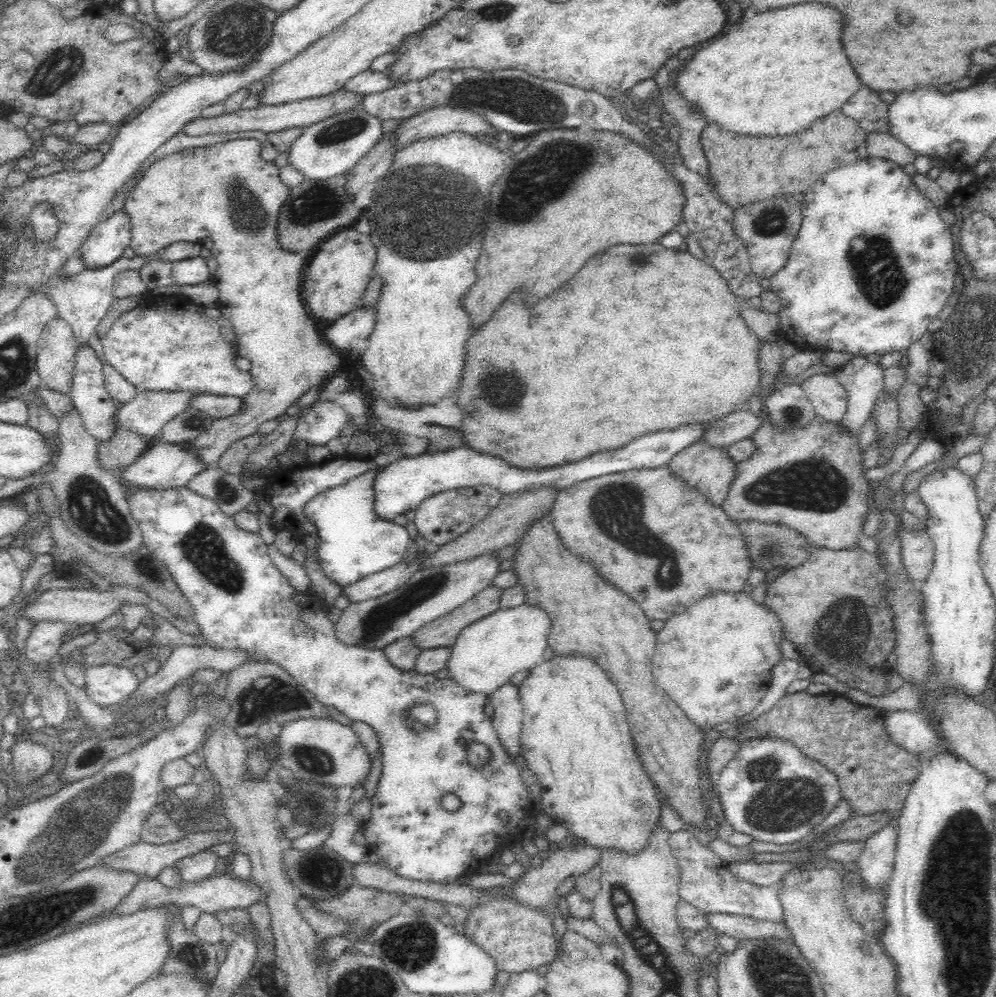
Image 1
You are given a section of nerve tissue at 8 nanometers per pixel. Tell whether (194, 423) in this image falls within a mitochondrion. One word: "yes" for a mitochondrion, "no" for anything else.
yes

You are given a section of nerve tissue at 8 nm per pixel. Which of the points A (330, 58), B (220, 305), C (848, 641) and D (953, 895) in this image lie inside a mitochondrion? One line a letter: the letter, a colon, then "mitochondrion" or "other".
A: other
B: other
C: mitochondrion
D: mitochondrion

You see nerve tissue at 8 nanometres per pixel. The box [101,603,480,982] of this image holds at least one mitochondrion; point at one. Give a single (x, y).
(413, 947)

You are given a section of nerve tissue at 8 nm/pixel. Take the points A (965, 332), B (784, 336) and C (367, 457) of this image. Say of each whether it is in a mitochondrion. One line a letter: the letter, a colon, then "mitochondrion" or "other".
A: mitochondrion
B: other
C: other

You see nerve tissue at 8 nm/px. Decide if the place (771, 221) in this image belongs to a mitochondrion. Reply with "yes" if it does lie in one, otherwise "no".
yes

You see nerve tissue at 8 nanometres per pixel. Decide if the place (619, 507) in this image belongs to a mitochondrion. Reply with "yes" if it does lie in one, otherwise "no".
yes

